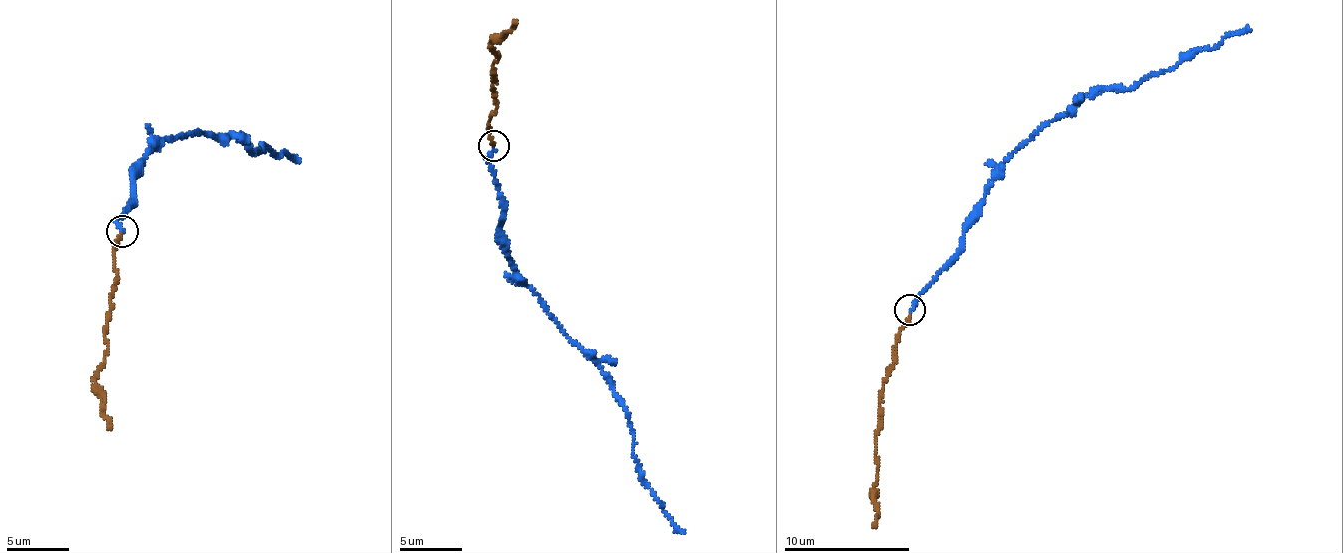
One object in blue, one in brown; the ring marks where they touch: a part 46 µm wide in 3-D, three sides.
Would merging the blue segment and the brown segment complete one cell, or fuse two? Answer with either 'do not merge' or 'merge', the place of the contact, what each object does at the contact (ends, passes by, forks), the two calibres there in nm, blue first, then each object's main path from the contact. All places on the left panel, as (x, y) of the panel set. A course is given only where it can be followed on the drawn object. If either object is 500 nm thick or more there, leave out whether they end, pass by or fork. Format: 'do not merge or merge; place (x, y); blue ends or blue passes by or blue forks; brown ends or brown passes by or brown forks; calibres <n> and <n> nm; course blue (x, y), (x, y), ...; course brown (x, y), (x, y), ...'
do not merge; place (122, 231); blue ends; brown ends; calibres 170 and 160 nm; course blue (121, 231), (131, 172), (166, 139), (234, 136), (249, 154), (299, 162); course brown (121, 233), (113, 246), (117, 281), (110, 299), (108, 355), (95, 380), (104, 419), (111, 428)

